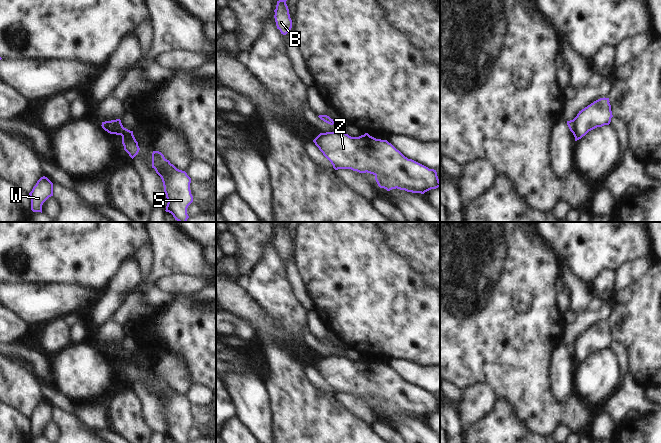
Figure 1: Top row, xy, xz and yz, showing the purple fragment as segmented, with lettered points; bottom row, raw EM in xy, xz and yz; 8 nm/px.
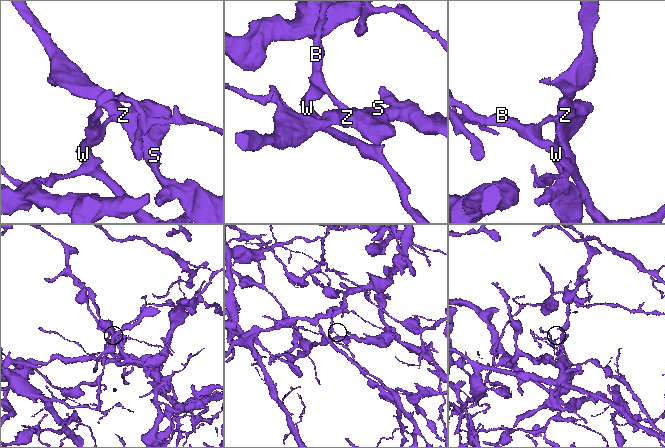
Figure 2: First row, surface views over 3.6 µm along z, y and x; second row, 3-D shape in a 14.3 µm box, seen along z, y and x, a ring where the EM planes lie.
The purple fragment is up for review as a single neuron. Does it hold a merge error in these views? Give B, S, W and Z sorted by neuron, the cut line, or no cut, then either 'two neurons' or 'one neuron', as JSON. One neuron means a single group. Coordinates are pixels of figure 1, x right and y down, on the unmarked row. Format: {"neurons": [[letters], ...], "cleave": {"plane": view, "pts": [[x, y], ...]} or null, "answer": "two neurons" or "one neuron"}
{"neurons": [["B", "W"], ["S", "Z"]], "cleave": {"plane": "xy", "pts": [[116, 343], [119, 346], [120, 353], [114, 357]]}, "answer": "two neurons"}

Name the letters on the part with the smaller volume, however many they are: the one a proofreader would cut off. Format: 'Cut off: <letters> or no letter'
Cut off: B, W

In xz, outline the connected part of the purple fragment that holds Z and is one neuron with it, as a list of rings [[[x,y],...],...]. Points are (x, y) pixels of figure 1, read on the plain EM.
[[[326,356],[320,357],[313,366],[323,377],[323,379],[331,386],[335,394],[338,393],[351,393],[359,397],[370,397],[375,400],[375,404],[380,412],[384,412],[387,415],[392,413],[405,414],[412,417],[421,417],[436,413],[440,411],[440,405],[437,400],[437,396],[434,393],[429,393],[428,391],[405,381],[399,374],[397,374],[391,367],[387,364],[376,363],[370,360],[368,357],[361,359],[359,361],[351,361],[342,356]]]

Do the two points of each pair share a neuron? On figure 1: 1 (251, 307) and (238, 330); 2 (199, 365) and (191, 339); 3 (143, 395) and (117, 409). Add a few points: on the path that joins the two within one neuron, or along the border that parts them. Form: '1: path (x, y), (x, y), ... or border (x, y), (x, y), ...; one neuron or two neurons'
1: border (226, 310), (243, 317), (255, 330); two neurons
2: path (199, 359), (199, 347), (197, 345); one neuron
3: border (132, 389), (140, 402), (142, 418), (144, 420); two neurons

